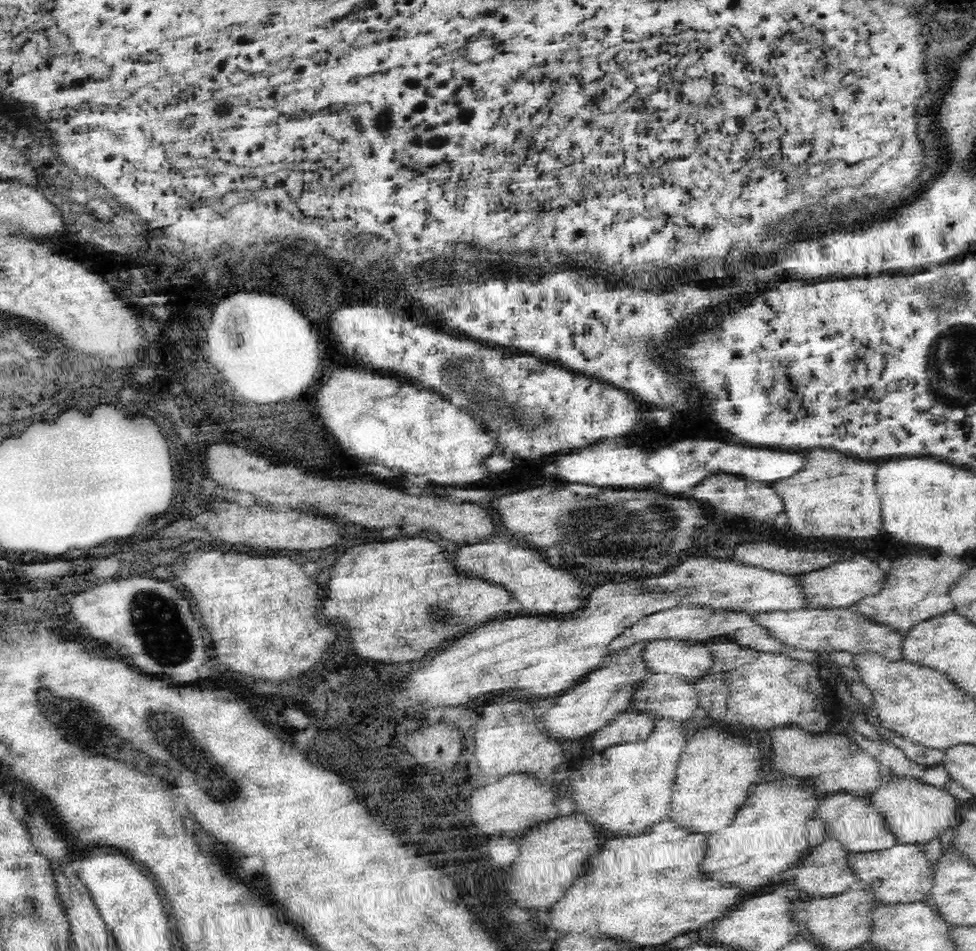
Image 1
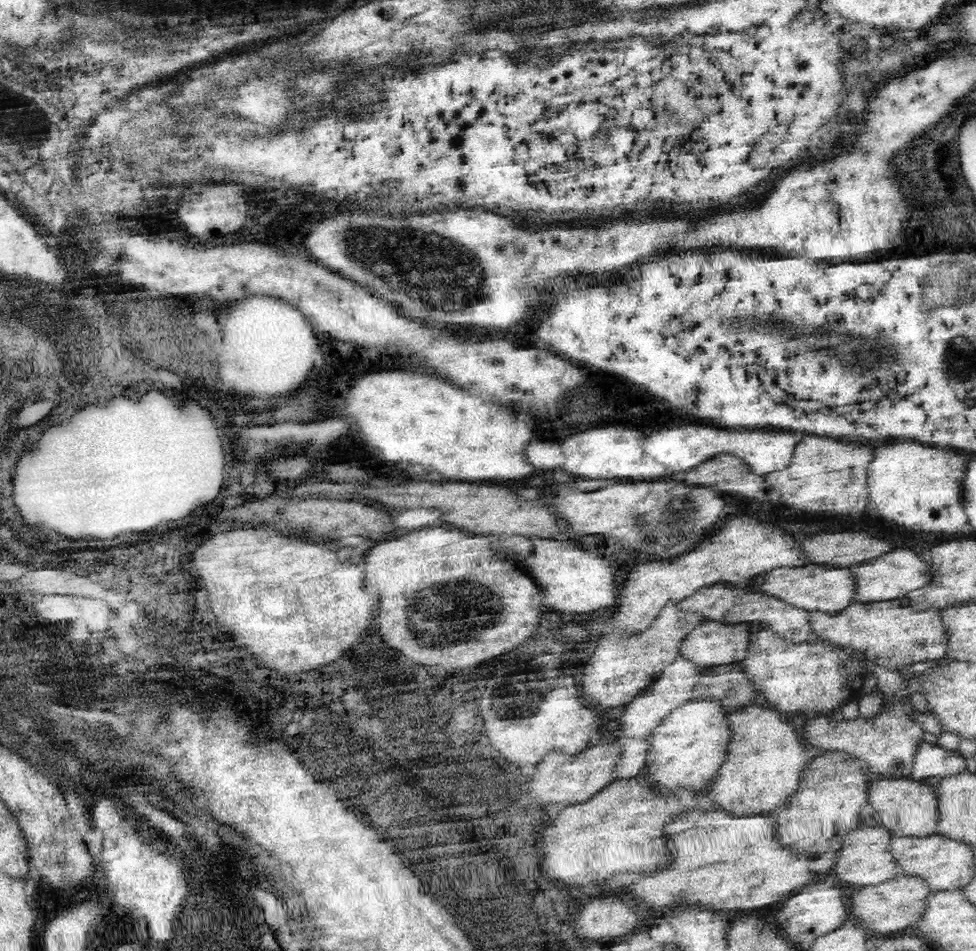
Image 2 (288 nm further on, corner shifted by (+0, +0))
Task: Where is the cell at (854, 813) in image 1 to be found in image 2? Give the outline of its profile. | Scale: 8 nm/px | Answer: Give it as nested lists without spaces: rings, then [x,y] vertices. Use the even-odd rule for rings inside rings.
[[[910,778],[900,780],[872,780],[866,792],[866,804],[870,804],[882,828],[890,832],[894,838],[926,838],[934,836],[936,830],[936,808],[938,798],[934,794],[934,786],[928,782],[914,782]]]

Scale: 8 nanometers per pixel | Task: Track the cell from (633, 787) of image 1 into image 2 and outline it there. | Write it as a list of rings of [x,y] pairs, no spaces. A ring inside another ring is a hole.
[[[688,702],[680,708],[672,710],[660,724],[648,734],[650,738],[650,752],[646,756],[646,768],[638,774],[638,780],[646,780],[646,788],[652,796],[676,796],[676,792],[692,792],[692,796],[698,796],[708,788],[710,780],[718,774],[720,764],[724,762],[726,748],[728,748],[728,712],[722,710],[720,702]]]

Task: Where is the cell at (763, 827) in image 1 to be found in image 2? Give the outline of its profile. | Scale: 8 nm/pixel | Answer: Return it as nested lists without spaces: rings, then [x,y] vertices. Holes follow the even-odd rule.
[[[840,752],[816,754],[802,770],[798,788],[788,796],[784,806],[768,812],[772,818],[774,844],[780,844],[792,856],[818,858],[824,852],[838,852],[848,832],[862,826],[860,808],[866,804],[866,792],[872,780],[860,762]]]

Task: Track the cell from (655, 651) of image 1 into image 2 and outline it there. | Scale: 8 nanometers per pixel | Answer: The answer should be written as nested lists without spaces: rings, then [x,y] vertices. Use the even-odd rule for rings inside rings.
[[[702,622],[692,632],[688,632],[678,646],[678,656],[688,664],[696,664],[700,668],[714,668],[724,664],[736,664],[744,660],[748,638],[750,638],[750,624],[718,624],[718,622]]]

